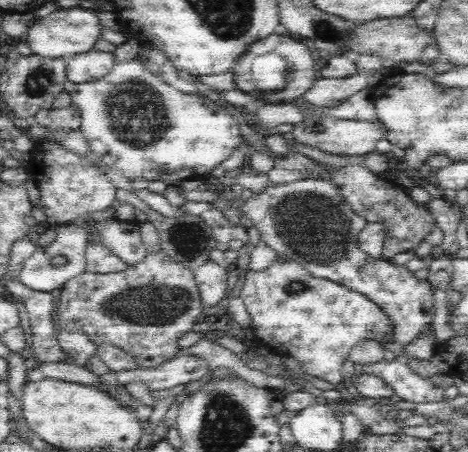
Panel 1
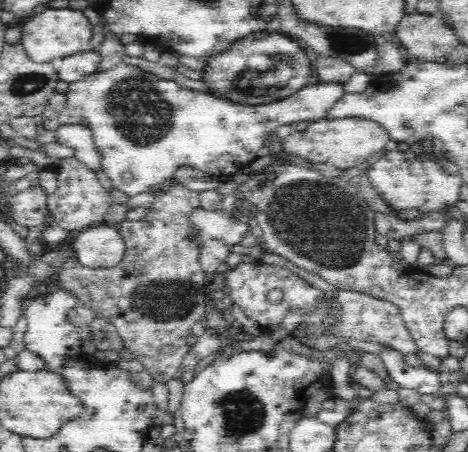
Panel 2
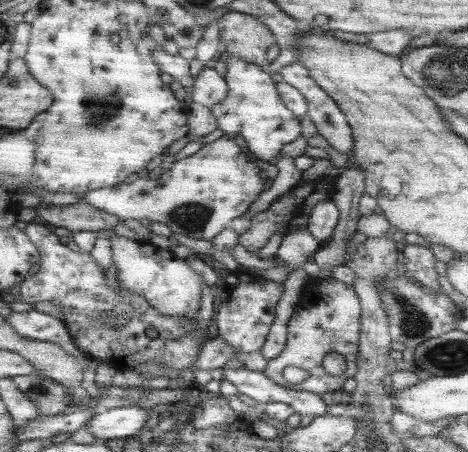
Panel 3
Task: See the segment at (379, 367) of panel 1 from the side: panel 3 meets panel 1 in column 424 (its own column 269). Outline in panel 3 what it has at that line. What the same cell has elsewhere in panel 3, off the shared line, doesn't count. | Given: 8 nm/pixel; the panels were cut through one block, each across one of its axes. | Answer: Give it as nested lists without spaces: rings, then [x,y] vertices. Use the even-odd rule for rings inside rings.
[[[223,366],[221,370],[223,370],[223,380],[231,382],[237,388],[237,394],[243,394],[259,402],[259,408],[267,404],[287,404],[289,408],[293,408],[295,414],[309,416],[311,420],[325,414],[325,404],[317,394],[289,390],[267,378],[263,372],[253,372],[243,366],[241,368]]]

